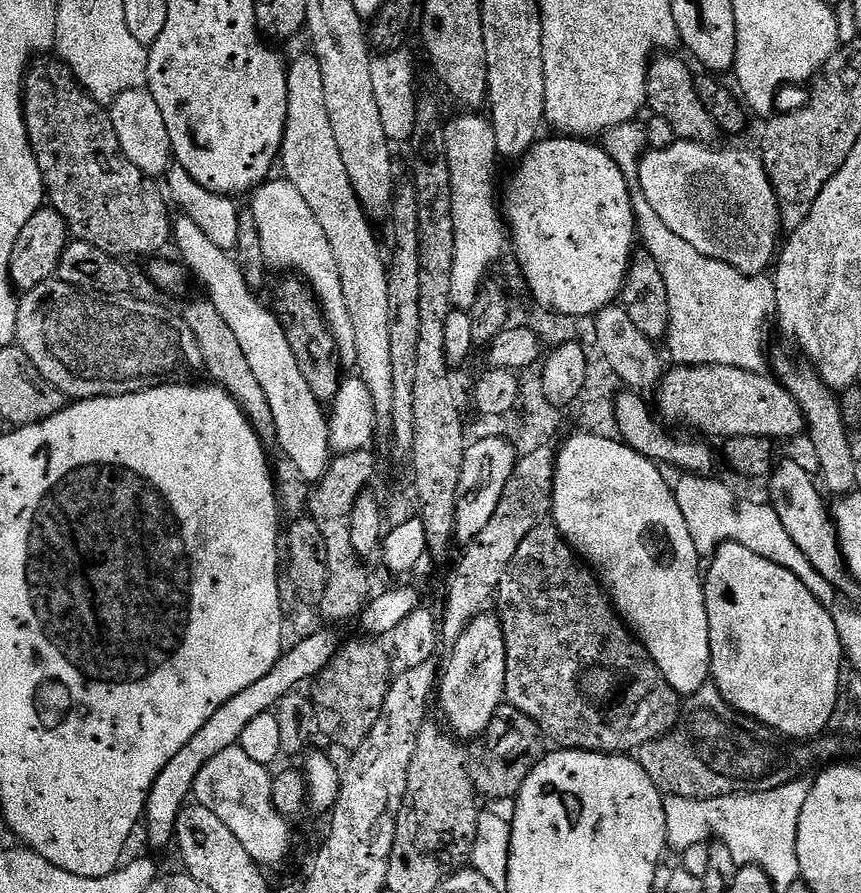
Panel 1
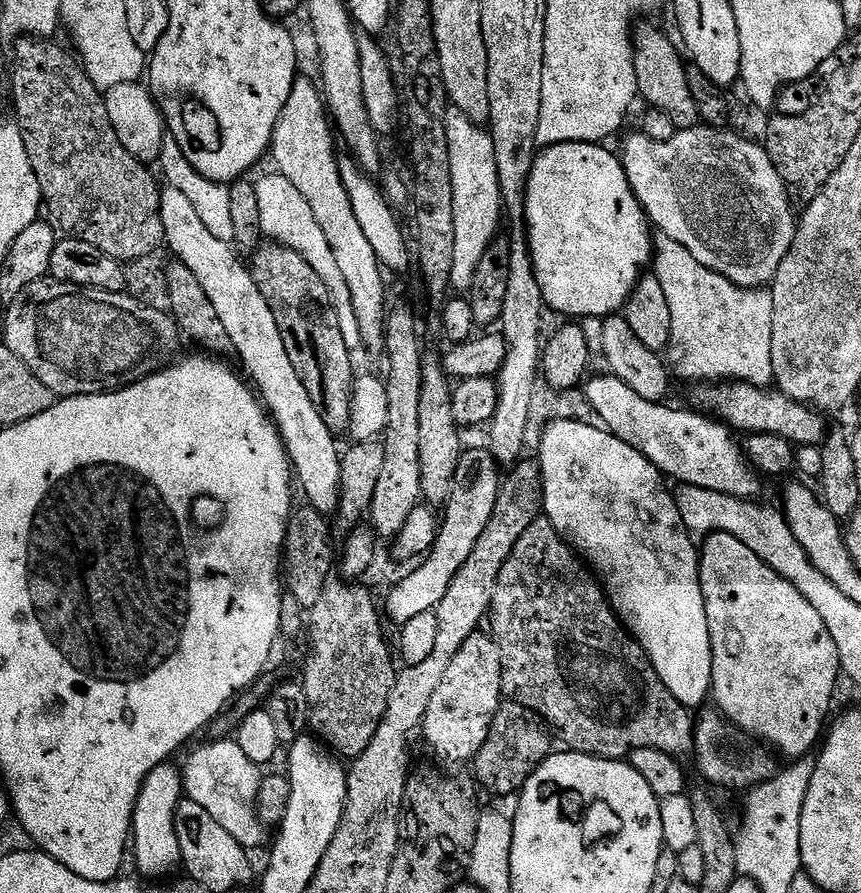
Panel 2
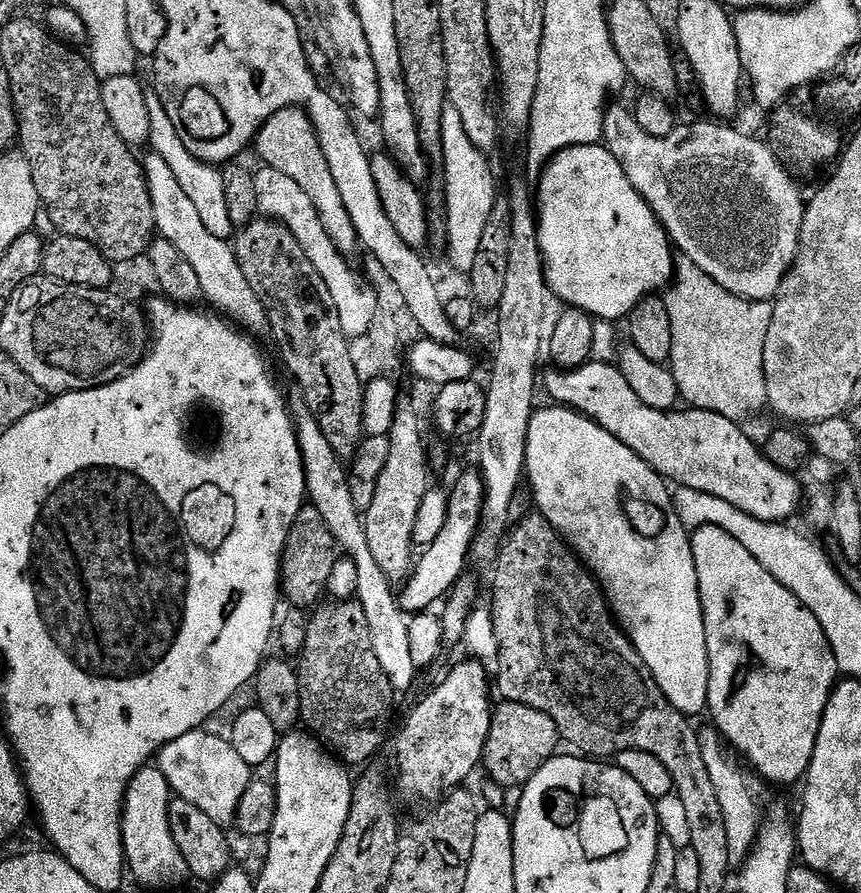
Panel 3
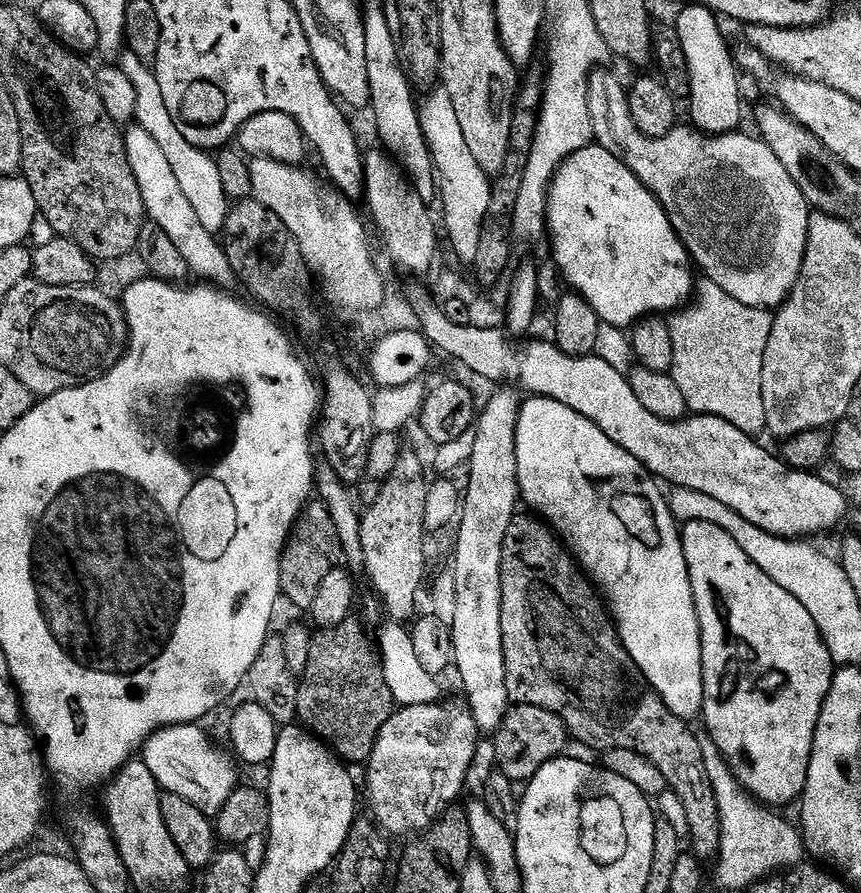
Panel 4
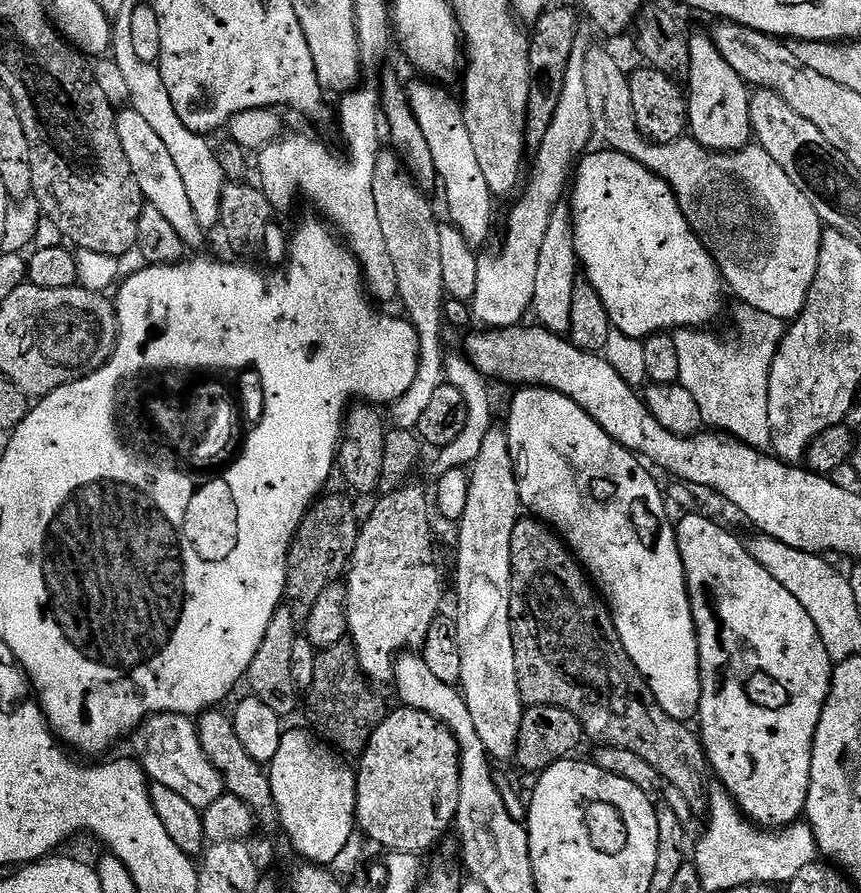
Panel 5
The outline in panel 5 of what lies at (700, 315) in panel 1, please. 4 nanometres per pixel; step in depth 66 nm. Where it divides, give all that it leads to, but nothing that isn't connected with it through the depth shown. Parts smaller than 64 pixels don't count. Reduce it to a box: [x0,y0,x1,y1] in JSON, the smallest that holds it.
[672,305,786,450]

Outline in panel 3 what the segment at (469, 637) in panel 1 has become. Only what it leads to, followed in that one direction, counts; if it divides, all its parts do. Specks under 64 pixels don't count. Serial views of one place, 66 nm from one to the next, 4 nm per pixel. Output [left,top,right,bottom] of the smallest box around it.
[394,658,494,804]

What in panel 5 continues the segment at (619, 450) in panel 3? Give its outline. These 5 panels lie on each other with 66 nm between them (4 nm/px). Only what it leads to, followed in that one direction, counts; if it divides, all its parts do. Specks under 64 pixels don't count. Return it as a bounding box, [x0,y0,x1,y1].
[506,386,700,722]

